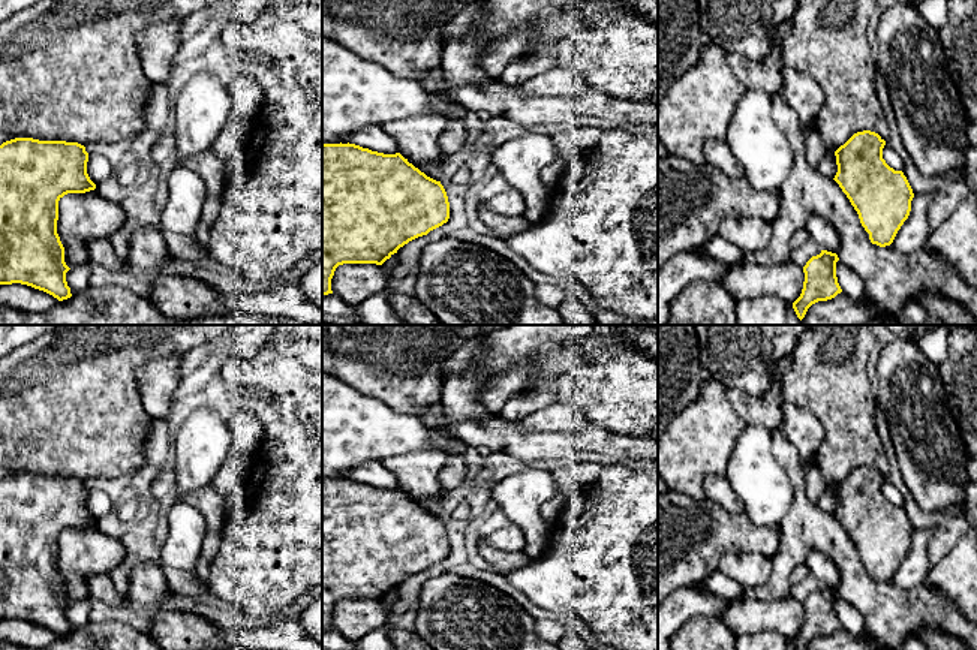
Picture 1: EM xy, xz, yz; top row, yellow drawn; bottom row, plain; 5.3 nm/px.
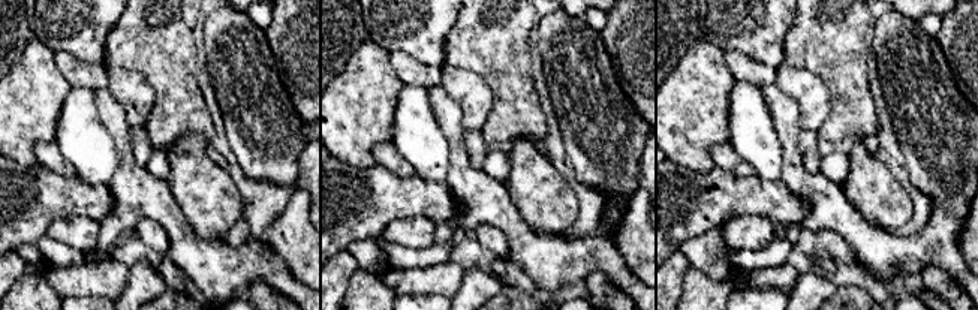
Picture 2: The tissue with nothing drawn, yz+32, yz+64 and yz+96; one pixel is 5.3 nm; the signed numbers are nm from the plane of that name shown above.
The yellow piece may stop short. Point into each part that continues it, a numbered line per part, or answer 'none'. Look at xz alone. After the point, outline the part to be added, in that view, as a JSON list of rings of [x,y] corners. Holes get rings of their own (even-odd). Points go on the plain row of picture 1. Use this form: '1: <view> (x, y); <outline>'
none

